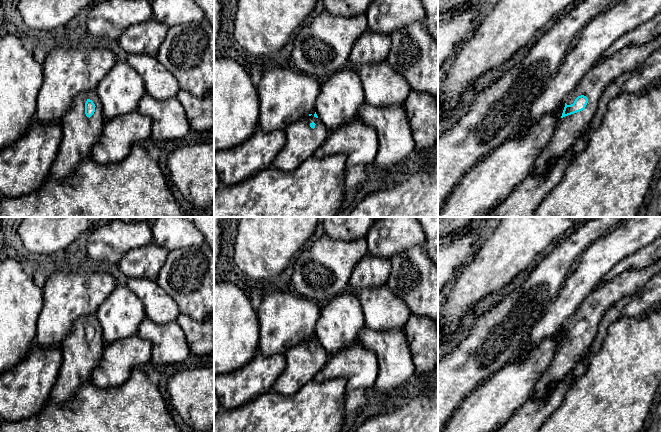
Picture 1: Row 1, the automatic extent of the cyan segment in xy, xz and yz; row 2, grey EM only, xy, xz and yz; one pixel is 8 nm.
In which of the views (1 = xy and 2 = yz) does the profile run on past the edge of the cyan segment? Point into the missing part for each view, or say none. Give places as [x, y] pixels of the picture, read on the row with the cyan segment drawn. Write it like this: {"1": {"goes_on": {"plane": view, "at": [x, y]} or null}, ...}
{"1": {"goes_on": {"plane": "xy", "at": [79, 133]}}, "2": {"goes_on": {"plane": "yz", "at": [571, 128]}}}

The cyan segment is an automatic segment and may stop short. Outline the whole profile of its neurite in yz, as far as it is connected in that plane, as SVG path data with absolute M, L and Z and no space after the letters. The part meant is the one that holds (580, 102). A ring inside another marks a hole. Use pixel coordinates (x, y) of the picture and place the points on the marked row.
M662 35L650 42L638 46L623 48L611 57L595 65L580 81L575 90L565 101L565 107L555 133L549 145L539 154L529 174L539 175L545 172L551 160L562 157L588 131L592 119L598 109L600 98L607 86L622 74L638 68L654 51L662 47Z

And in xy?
M96 91L81 93L74 99L71 108L64 114L62 140L50 169L50 177L56 180L68 178L84 159L90 156L93 145L98 141L104 125L102 104Z

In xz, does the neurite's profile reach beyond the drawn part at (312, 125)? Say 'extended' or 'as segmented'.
extended

